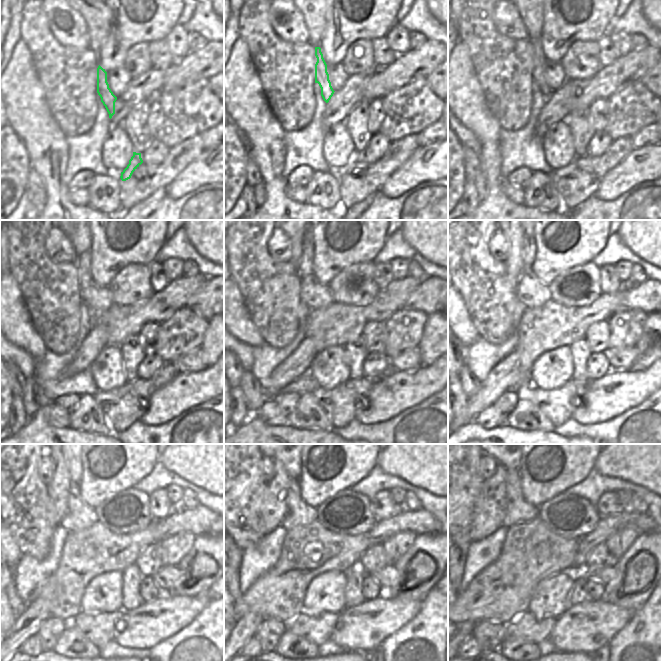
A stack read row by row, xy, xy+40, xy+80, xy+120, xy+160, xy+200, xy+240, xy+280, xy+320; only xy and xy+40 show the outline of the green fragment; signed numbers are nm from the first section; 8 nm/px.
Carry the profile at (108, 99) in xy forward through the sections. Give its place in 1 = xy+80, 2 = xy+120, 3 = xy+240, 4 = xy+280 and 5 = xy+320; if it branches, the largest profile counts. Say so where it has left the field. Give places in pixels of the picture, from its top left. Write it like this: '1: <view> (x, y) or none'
1: xy+80 (540, 58)
2: xy+120 (83, 263)
3: xy+240 (74, 464)
4: xy+280 (292, 464)
5: xy+320 (513, 464)

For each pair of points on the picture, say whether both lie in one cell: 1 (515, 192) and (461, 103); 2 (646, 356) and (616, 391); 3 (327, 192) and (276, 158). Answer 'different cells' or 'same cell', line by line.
1: different cells
2: different cells
3: different cells

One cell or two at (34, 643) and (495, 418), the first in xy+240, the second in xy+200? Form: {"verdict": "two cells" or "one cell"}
{"verdict": "one cell"}

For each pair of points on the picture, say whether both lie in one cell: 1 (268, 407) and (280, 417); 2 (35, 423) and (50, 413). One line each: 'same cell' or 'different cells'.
1: same cell
2: different cells

